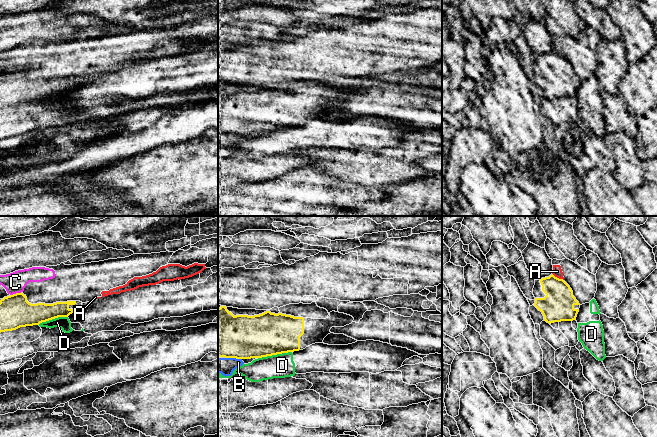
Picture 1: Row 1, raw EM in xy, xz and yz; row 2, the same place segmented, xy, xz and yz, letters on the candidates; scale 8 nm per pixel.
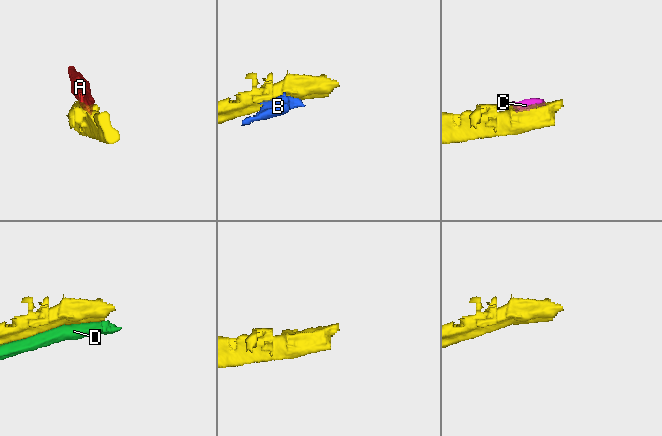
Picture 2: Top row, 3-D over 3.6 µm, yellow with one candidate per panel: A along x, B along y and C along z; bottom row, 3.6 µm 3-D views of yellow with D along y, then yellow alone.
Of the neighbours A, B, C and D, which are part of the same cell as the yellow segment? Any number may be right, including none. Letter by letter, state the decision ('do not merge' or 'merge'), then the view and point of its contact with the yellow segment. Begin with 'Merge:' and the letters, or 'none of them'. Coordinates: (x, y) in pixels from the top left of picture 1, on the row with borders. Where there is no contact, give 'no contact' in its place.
Merge: none of them
A: do not merge; meets yellow in yz at (558, 278)
B: do not merge; meets yellow in xz at (233, 357)
C: do not merge; meets yellow in xy at (15, 294)
D: do not merge; meets yellow in xz at (274, 354)

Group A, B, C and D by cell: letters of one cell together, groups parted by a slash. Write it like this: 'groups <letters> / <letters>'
groups A B C / D

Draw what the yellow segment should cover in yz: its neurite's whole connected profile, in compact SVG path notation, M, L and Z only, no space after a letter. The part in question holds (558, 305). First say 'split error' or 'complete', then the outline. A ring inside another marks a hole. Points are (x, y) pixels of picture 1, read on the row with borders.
split error; M552 274L535 280L533 295L534 306L542 312L547 323L576 320L580 304L563 279Z

